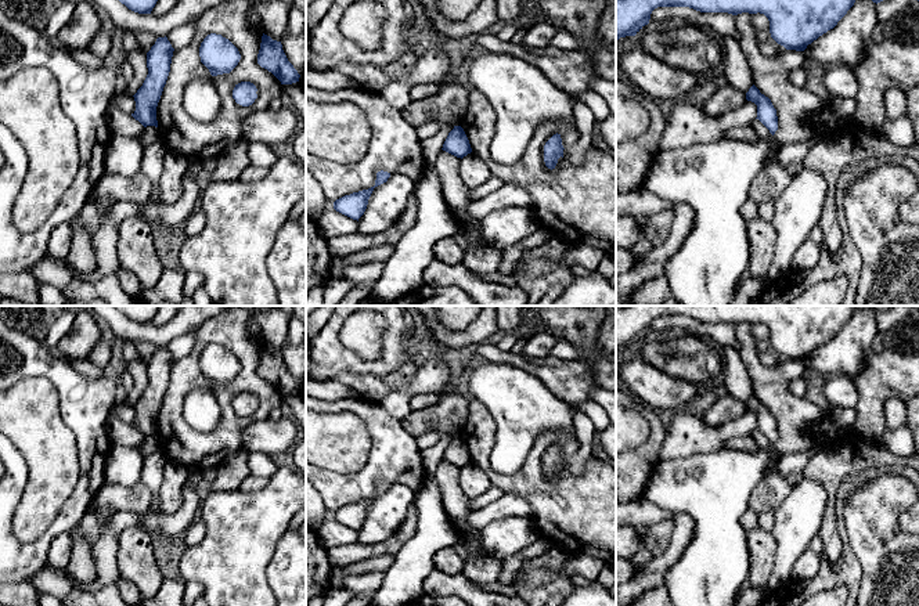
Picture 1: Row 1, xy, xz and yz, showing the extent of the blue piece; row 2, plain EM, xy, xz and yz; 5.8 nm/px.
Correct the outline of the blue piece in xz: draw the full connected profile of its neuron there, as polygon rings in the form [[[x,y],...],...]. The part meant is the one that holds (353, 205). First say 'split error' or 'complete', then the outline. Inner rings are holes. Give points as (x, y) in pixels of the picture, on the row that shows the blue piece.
complete | [[[383,170],[378,172],[374,187],[358,191],[358,192],[353,192],[350,195],[345,195],[345,196],[336,199],[334,202],[334,209],[336,212],[358,221],[358,219],[364,214],[364,212],[367,209],[368,199],[370,199],[374,188],[386,183],[389,177],[390,177],[390,173],[383,172]]]

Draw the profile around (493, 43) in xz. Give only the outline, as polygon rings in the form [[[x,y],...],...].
[[[489,32],[477,35],[477,44],[497,54],[509,54],[534,64],[558,89],[569,95],[580,95],[591,89],[591,80],[598,77],[590,55],[583,51],[563,51],[552,44],[543,50],[530,50],[511,40],[501,40]]]

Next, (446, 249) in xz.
[[[453,235],[439,239],[433,246],[433,255],[447,264],[461,264],[465,257]]]

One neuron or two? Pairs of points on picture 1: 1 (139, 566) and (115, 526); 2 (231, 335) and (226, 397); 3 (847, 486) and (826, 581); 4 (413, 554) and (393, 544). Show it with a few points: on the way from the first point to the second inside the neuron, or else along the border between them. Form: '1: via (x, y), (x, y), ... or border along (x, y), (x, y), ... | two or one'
1: border along (137, 526), (129, 526), (118, 536), (116, 565) | two
2: via (247, 350), (247, 375), (240, 382) | one
3: via (839, 509), (846, 541), (846, 558) | one
4: border along (417, 519), (417, 531), (393, 555) | two

